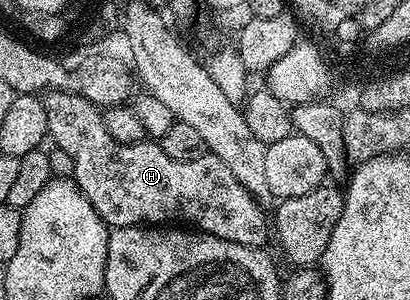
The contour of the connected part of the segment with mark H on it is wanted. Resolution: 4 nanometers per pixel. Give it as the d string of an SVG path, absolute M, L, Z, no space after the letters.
M55 89L43 92L40 98L49 140L54 140L70 156L70 165L74 168L72 180L80 187L88 203L92 203L96 215L100 215L107 227L123 229L129 225L145 226L147 223L189 223L195 230L228 239L228 243L240 243L253 249L263 248L267 244L266 236L271 236L272 229L268 224L267 214L266 217L262 214L263 206L220 159L213 155L191 161L172 159L164 155L161 144L154 139L137 141L131 145L118 143L116 139L112 139L112 135L108 135L108 131L104 131L104 119L99 106L88 99Z

